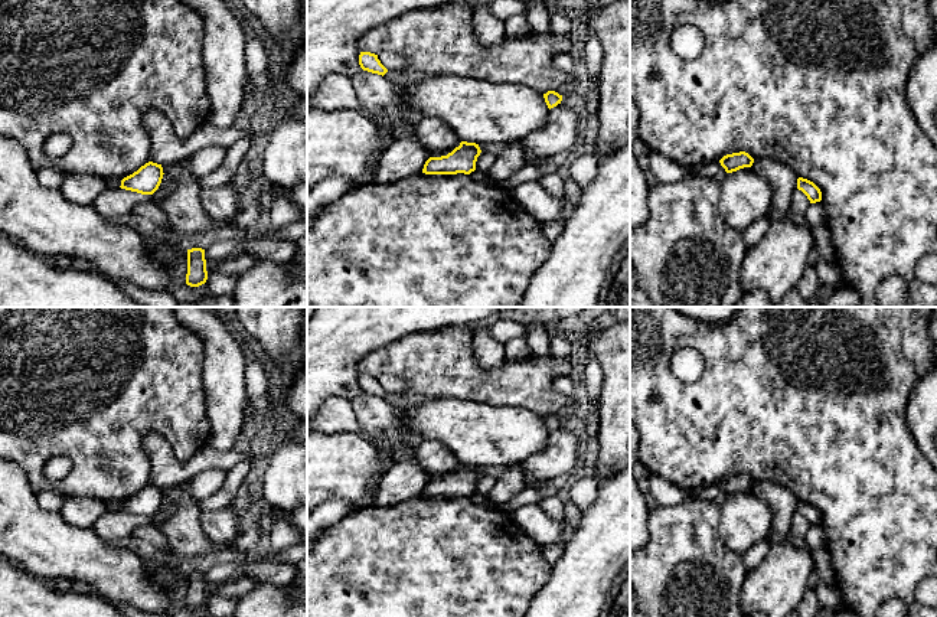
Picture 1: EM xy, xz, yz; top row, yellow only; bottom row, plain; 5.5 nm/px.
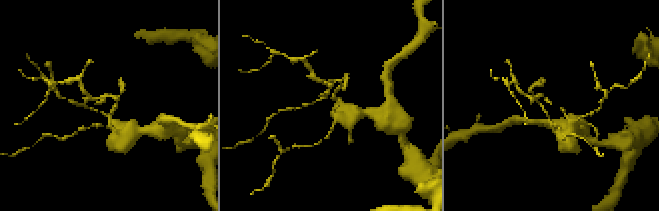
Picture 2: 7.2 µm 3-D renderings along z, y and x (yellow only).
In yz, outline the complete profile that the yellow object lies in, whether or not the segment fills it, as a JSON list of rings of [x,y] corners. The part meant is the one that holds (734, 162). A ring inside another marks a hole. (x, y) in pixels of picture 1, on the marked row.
[[[740,151],[740,153],[724,156],[719,160],[719,163],[725,169],[727,173],[732,173],[744,167],[751,167],[754,163],[754,159],[748,153]]]

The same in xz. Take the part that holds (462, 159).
[[[461,141],[451,153],[441,157],[430,157],[422,169],[425,174],[470,174],[476,170],[476,161],[481,150],[476,143]]]

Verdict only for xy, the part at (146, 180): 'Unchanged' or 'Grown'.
Unchanged

